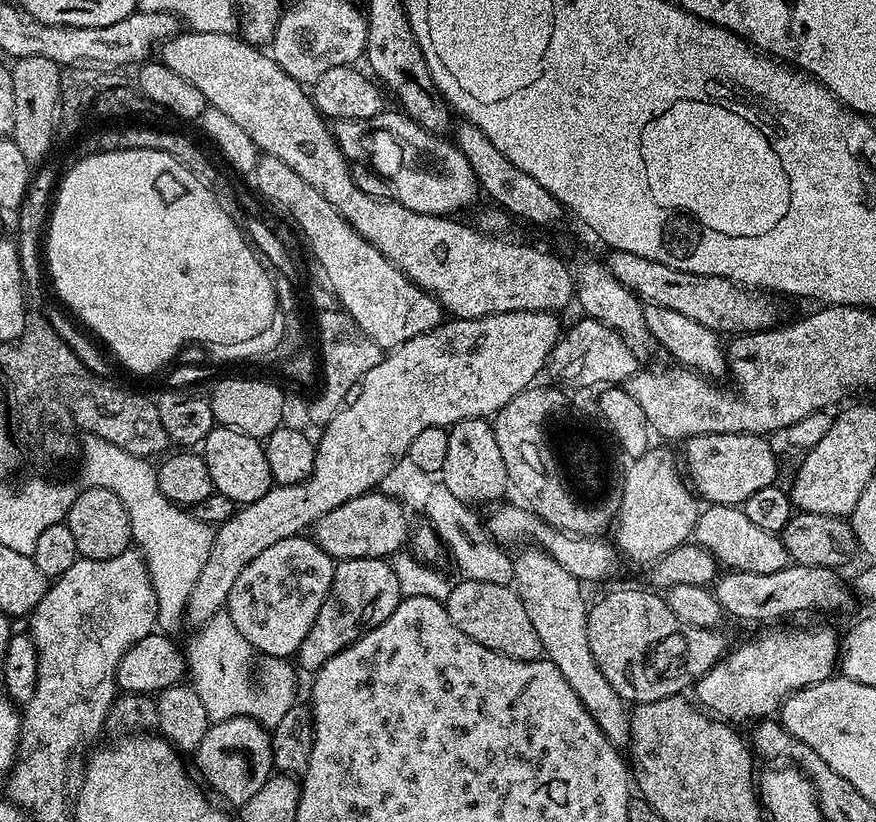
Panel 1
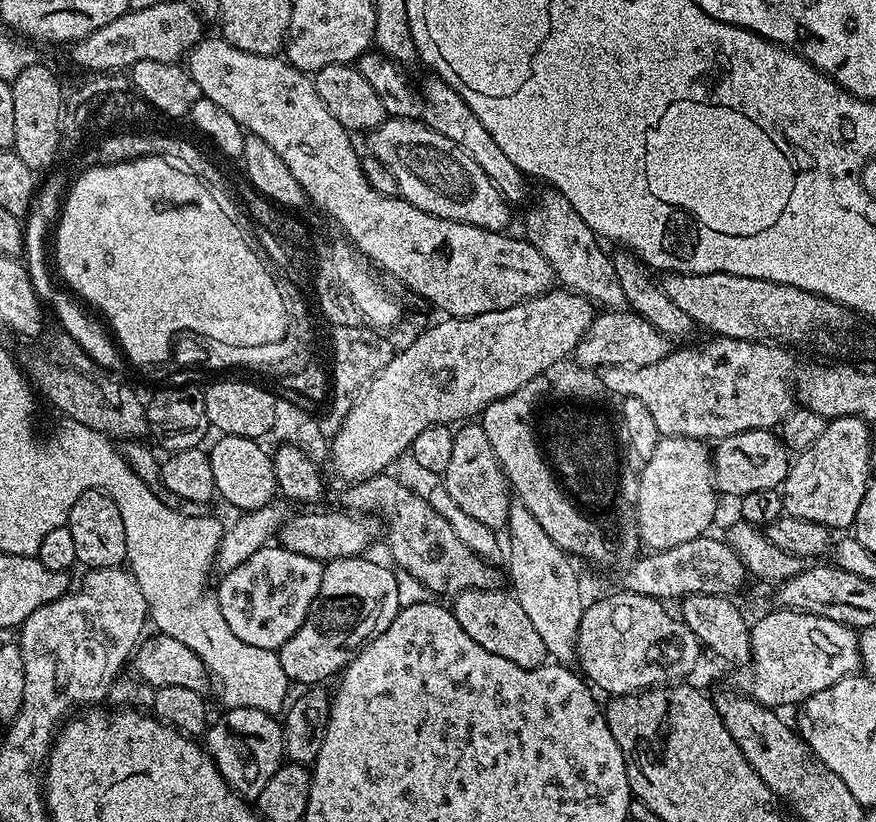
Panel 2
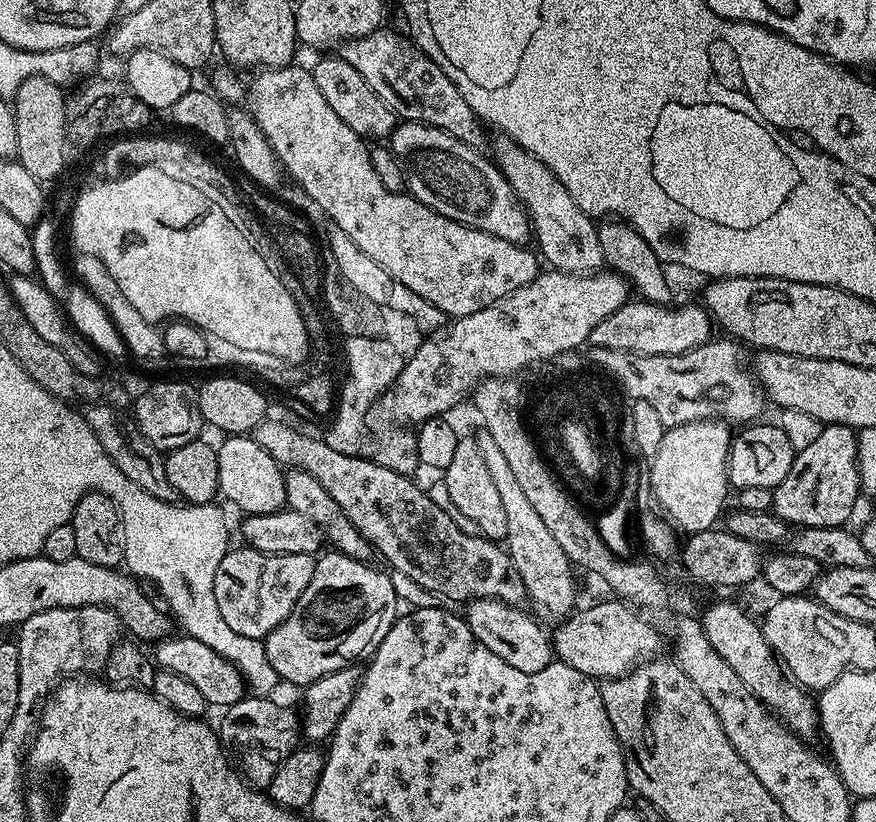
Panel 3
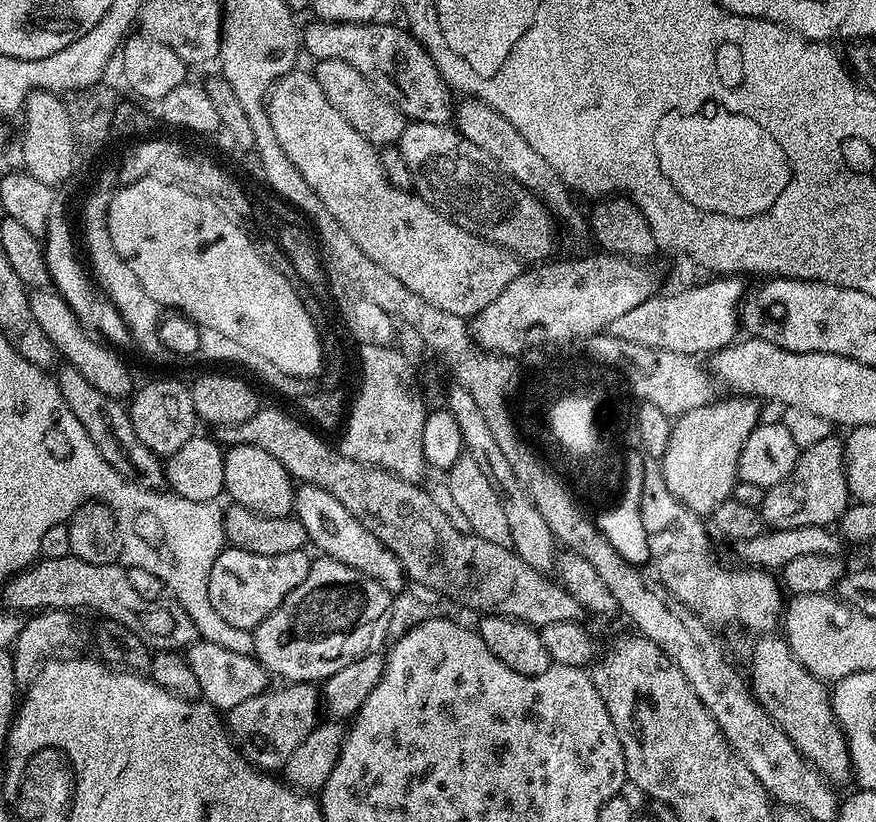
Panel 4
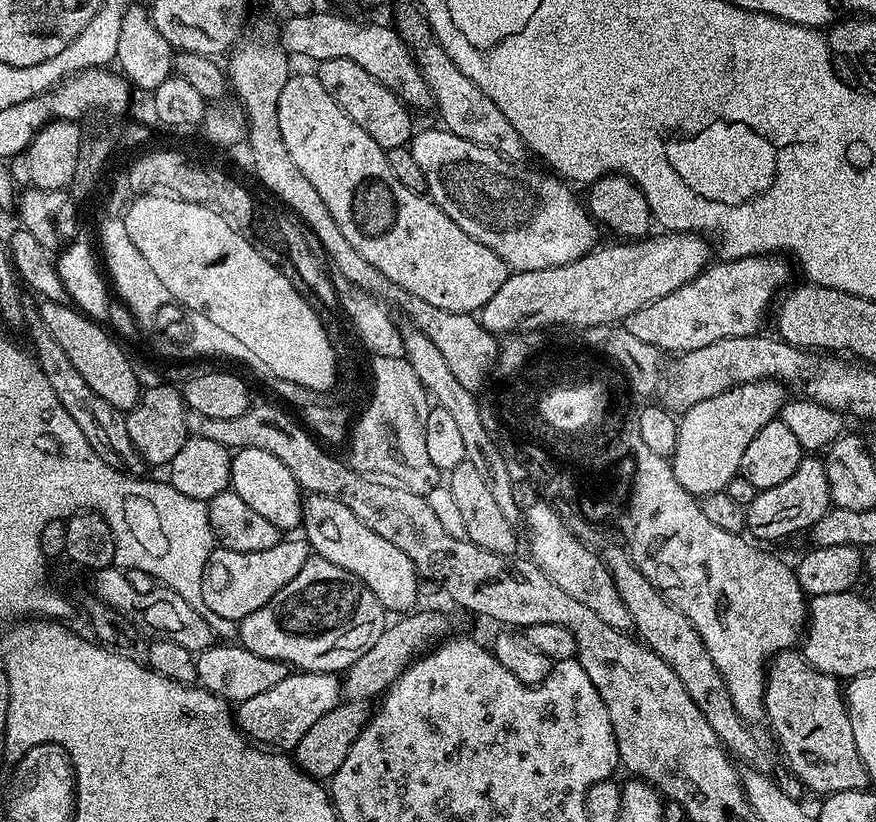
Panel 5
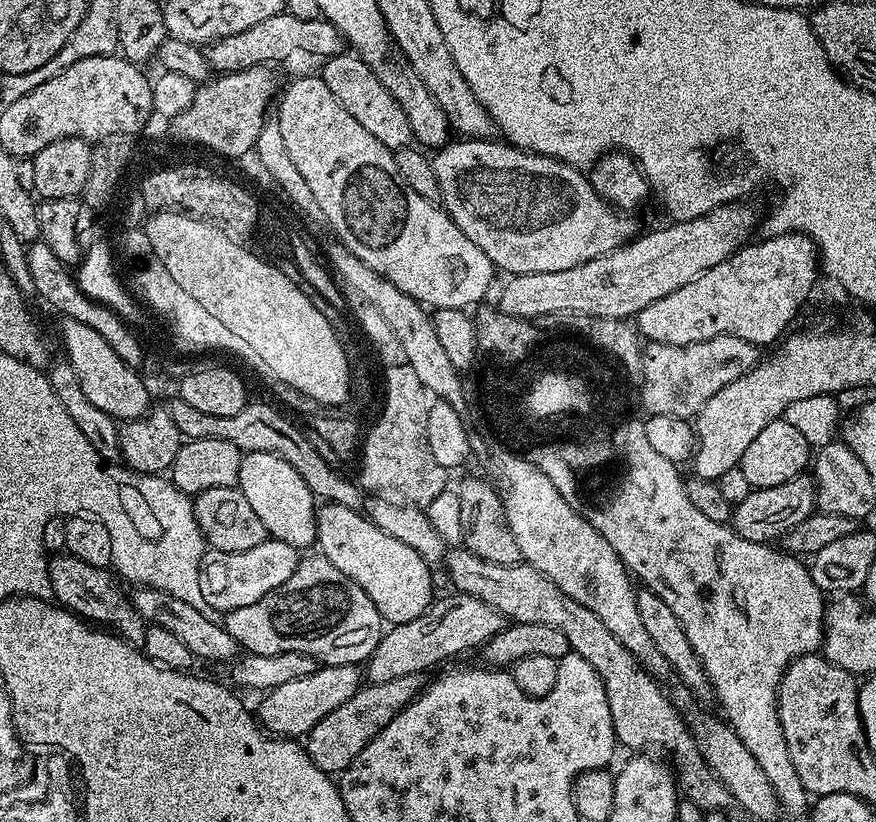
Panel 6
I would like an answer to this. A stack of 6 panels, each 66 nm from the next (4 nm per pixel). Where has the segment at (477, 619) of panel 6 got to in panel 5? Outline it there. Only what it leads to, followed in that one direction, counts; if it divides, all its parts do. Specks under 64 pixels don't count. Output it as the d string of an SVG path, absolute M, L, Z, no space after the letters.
M421 610L401 615L395 619L398 621L394 624L389 623L382 632L382 637L374 642L374 646L366 650L366 653L343 673L342 692L346 700L371 701L381 697L408 668L412 660L417 659L431 644L437 643L447 635L446 620L440 613Z

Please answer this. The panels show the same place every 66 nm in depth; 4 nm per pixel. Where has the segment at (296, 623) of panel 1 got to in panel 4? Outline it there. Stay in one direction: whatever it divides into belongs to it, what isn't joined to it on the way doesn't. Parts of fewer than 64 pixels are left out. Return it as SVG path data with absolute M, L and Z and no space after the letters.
M225 546L218 558L214 558L214 566L210 566L210 578L206 591L210 598L210 606L230 626L238 626L245 630L254 630L306 578L313 562L307 551L290 550L286 554L250 554L241 548Z

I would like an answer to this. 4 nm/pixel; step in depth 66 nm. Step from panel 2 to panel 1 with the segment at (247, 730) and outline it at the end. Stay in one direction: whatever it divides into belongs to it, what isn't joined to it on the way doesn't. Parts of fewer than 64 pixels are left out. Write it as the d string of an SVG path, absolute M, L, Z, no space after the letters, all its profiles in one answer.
M235 716L209 723L205 737L194 751L194 757L197 768L195 771L202 780L204 775L203 783L213 793L216 791L225 800L225 805L242 806L250 802L250 798L254 798L254 794L258 794L259 788L266 786L266 782L274 774L272 733L248 716Z

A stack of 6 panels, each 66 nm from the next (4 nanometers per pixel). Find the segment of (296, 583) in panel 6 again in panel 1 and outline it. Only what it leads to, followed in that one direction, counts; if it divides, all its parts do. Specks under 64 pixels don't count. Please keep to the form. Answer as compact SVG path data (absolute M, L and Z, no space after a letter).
M354 558L341 560L334 570L334 582L322 602L322 610L318 610L318 618L314 618L314 626L306 638L302 638L302 646L297 650L295 659L300 660L301 669L315 670L321 668L334 654L338 654L346 646L350 646L365 632L374 626L386 622L390 614L401 602L398 579L394 576L389 561L381 558Z

